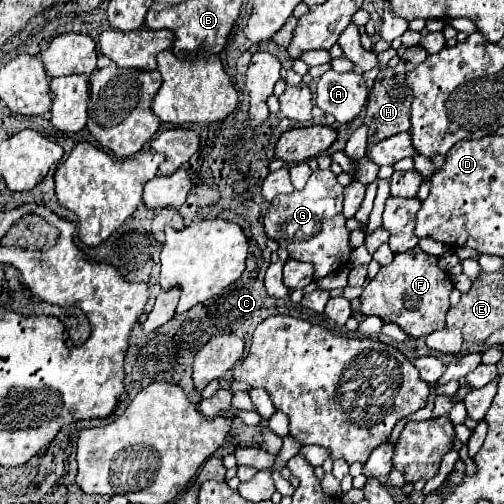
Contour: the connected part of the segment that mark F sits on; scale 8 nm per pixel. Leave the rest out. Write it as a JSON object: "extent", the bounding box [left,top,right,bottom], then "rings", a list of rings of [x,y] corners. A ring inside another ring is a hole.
{"extent":[360,247,454,337],"rings":[[[416,247],[394,255],[390,265],[380,267],[378,275],[360,295],[360,311],[364,315],[378,315],[386,323],[398,323],[410,337],[426,337],[446,327],[446,311],[450,309],[448,297],[452,289],[454,283],[450,275],[438,267],[438,257]]]}

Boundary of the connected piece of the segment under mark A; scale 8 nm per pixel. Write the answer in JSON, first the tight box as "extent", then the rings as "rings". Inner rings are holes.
{"extent":[316,71,368,123],"rings":[[[326,71],[316,85],[316,105],[338,123],[350,123],[358,117],[368,99],[368,87],[362,75]]]}

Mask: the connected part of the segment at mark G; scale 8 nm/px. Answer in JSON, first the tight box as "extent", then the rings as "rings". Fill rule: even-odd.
{"extent":[264,169,350,279],"rings":[[[318,169],[310,175],[304,189],[272,199],[264,215],[266,235],[284,247],[292,259],[312,263],[314,279],[340,269],[350,257],[350,231],[346,229],[346,219],[342,215],[342,189],[344,187],[336,181],[336,175],[330,169]]]}

